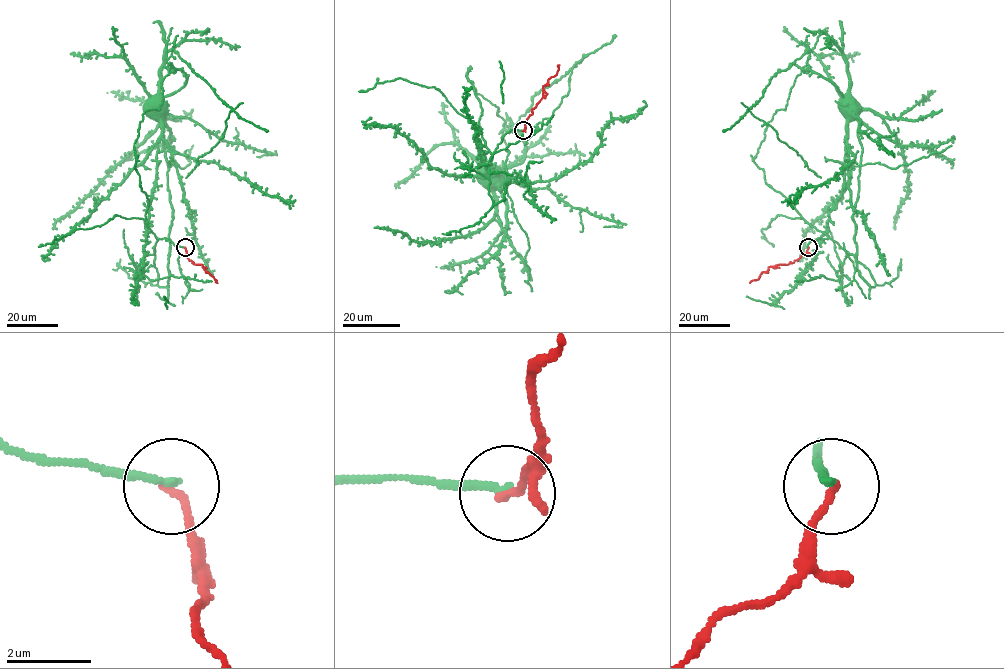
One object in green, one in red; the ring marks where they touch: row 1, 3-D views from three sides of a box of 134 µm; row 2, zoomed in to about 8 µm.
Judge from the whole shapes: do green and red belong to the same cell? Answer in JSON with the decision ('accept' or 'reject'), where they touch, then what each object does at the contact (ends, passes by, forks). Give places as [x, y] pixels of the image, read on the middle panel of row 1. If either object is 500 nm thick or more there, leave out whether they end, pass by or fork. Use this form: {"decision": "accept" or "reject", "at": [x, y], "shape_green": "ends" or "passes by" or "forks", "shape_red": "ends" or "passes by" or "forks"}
{"decision": "reject", "at": [523, 130], "shape_green": "ends", "shape_red": "ends"}

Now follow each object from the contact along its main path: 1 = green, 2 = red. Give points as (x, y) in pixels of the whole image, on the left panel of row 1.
1: (184, 247), (157, 238), (154, 266), (159, 286), (168, 284), (173, 218), (162, 135), (164, 110), (154, 100)
2: (184, 247), (186, 257), (196, 265), (202, 265), (217, 283)

